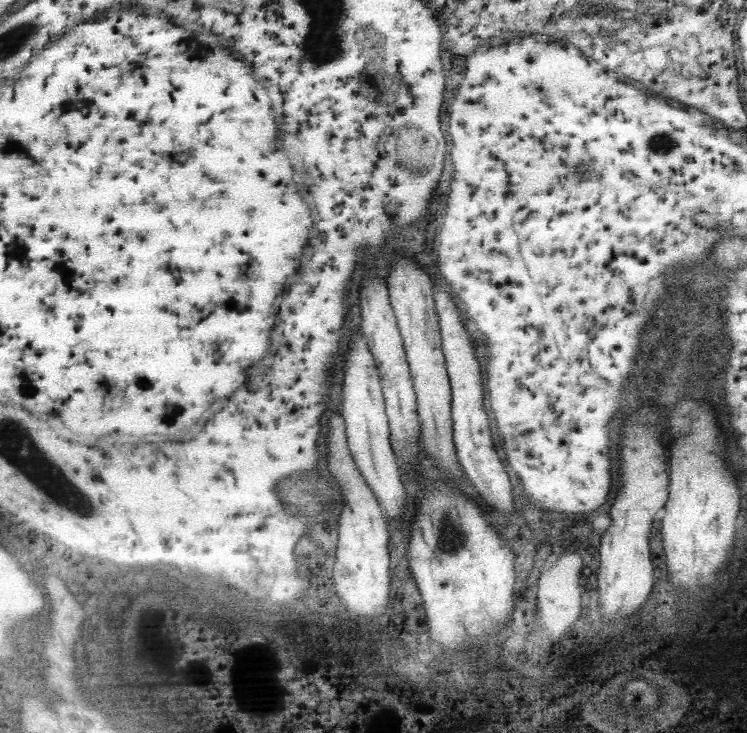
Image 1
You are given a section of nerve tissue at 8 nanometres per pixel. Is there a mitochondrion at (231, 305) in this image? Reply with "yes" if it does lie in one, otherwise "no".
no

